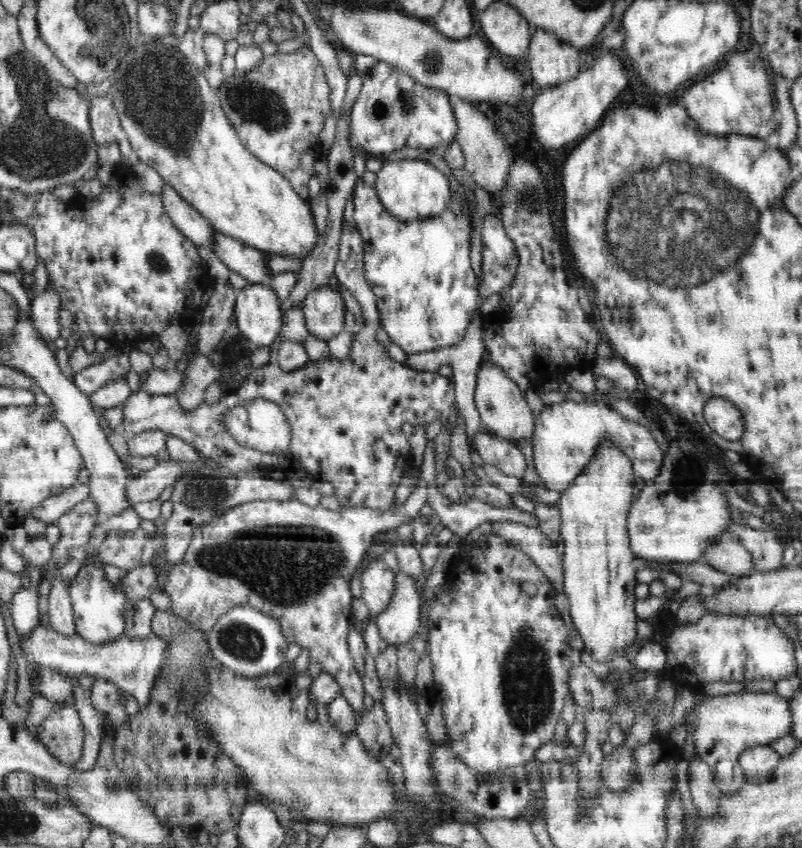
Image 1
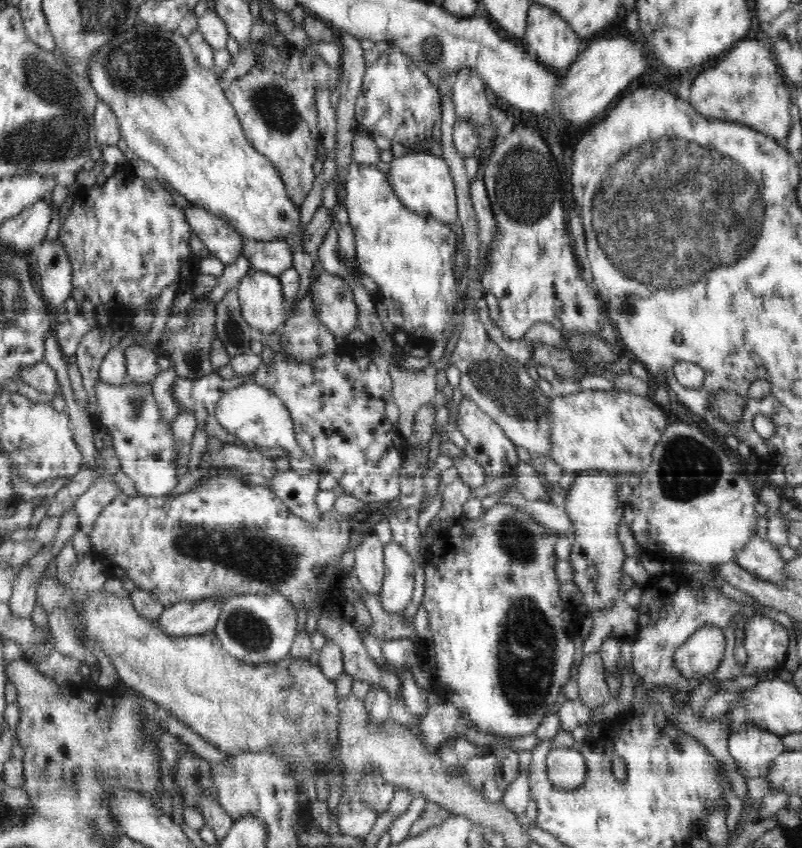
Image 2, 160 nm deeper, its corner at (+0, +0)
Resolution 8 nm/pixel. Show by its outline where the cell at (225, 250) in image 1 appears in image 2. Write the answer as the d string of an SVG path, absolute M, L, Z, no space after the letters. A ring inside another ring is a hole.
M244 237L242 255L250 259L250 268L279 277L293 267L293 250L286 239L259 241Z

